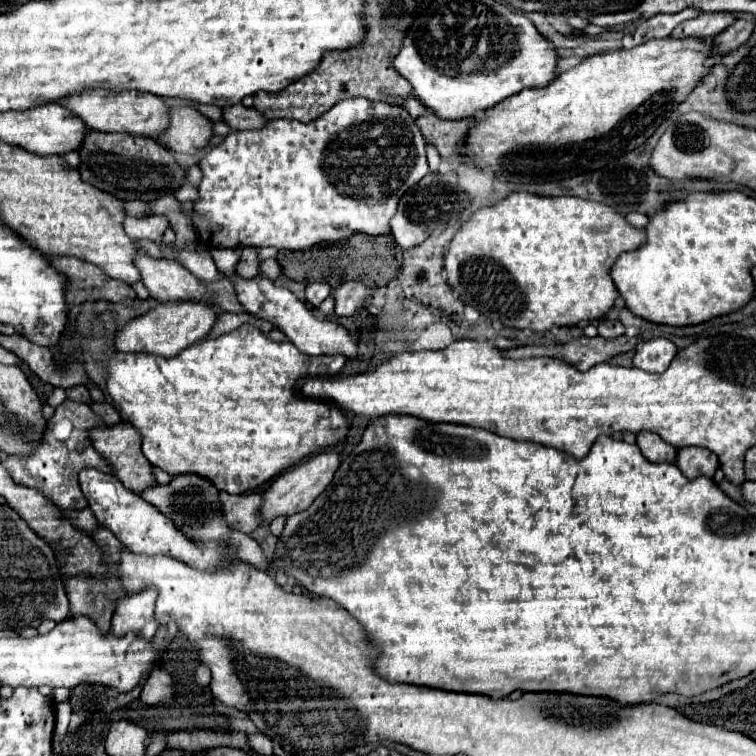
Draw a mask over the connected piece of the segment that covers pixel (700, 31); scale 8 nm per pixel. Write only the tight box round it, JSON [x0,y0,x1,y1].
[672,12,738,38]

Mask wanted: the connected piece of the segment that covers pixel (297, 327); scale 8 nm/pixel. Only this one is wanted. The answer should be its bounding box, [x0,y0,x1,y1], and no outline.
[212,248,358,358]

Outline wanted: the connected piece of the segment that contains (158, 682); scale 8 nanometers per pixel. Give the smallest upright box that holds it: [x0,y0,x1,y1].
[140,668,172,704]

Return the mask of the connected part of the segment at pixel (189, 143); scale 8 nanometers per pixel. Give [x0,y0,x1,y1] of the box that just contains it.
[156,106,212,154]

